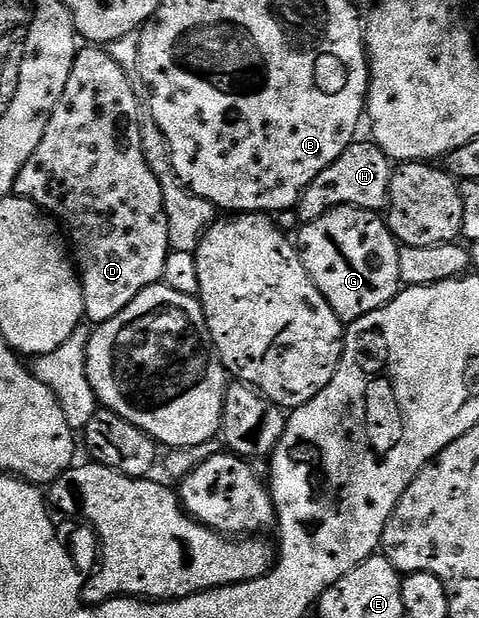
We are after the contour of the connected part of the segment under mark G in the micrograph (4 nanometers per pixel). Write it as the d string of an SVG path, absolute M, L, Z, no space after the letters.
M342 206L322 214L314 222L303 225L299 229L298 251L302 258L302 266L306 266L306 274L318 286L322 298L330 302L330 310L338 314L345 326L353 324L358 318L370 314L385 306L402 291L398 274L398 254L401 245L388 228L385 217L375 212L367 212L365 208Z

